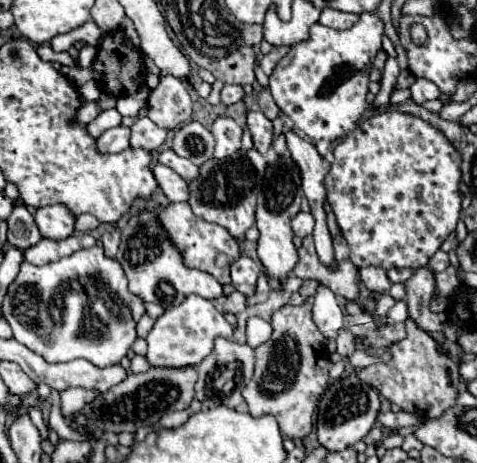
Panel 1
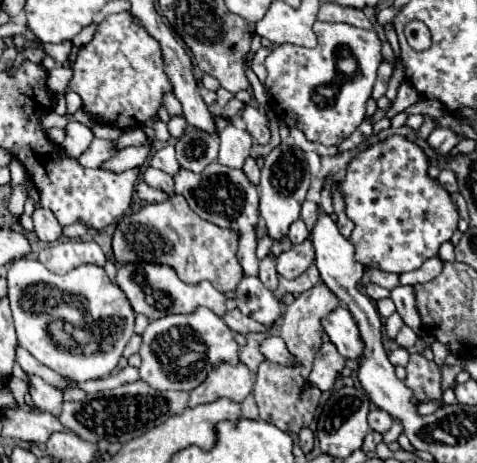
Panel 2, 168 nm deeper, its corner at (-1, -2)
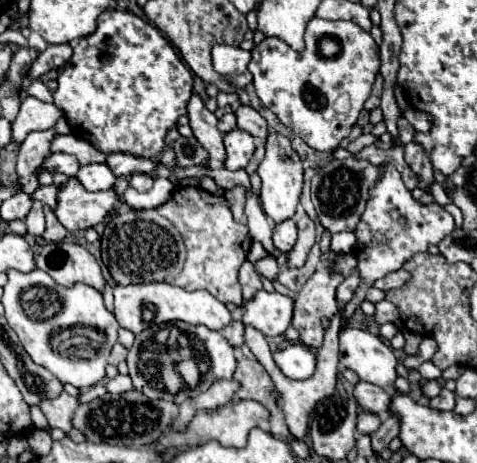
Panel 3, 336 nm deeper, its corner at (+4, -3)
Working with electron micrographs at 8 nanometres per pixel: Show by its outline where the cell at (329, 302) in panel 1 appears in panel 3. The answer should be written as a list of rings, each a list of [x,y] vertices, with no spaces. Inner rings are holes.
[[[339,329],[339,361],[343,367],[355,371],[361,381],[375,383],[383,389],[395,383],[397,359],[393,351],[365,329]]]

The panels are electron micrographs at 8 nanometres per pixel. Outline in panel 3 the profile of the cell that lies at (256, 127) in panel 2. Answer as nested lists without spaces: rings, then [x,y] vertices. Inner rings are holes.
[[[239,105],[235,115],[237,115],[237,129],[247,131],[257,139],[267,139],[267,121],[253,107]]]

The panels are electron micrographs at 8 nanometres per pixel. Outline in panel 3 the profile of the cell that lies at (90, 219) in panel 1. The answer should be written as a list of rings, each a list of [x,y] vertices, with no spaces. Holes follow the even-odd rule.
[[[44,206],[43,208],[46,220],[46,227],[45,227],[45,239],[47,241],[55,241],[55,243],[59,243],[59,241],[63,241],[65,237],[67,237],[67,229],[57,221],[57,218],[51,208],[48,206]]]

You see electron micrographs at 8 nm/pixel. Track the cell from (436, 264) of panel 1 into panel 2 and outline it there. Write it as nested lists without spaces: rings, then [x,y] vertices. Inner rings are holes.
[[[438,256],[428,258],[418,270],[404,272],[400,274],[400,286],[414,286],[414,284],[424,284],[434,280],[442,272],[442,260]]]

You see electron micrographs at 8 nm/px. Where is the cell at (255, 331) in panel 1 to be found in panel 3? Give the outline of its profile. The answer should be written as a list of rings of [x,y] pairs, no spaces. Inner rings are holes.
[[[301,343],[277,349],[273,353],[273,359],[277,367],[283,371],[283,375],[287,375],[289,379],[307,379],[309,375],[313,375],[315,351],[303,347]]]

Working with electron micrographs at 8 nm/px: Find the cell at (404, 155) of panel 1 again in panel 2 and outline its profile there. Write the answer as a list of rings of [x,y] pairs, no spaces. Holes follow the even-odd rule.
[[[392,136],[364,152],[358,152],[346,168],[340,190],[346,200],[346,216],[354,222],[350,242],[356,248],[356,260],[362,262],[366,268],[380,268],[392,274],[416,270],[424,264],[424,260],[436,256],[440,244],[448,242],[456,232],[458,210],[450,194],[438,184],[438,180],[428,178],[426,168],[426,154],[414,142],[408,142],[402,136]]]

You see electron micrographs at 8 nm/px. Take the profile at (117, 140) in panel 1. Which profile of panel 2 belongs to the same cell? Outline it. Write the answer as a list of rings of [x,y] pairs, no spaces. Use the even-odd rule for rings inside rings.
[[[94,138],[92,144],[86,148],[86,152],[80,154],[78,164],[80,164],[82,168],[98,168],[104,160],[112,158],[114,154],[116,154],[116,150],[114,150],[112,140],[100,140],[100,138]]]

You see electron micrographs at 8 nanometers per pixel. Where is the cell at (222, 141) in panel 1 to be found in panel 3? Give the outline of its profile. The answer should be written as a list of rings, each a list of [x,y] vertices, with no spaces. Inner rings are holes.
[[[233,129],[223,135],[223,141],[225,141],[225,149],[227,149],[225,169],[229,169],[229,171],[243,169],[255,151],[253,137],[247,131]]]

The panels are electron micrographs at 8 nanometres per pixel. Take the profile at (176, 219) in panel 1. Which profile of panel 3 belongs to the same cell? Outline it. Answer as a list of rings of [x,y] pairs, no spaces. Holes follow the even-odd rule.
[[[181,187],[157,209],[131,209],[125,215],[117,215],[107,223],[101,243],[103,263],[119,285],[165,281],[183,287],[185,291],[207,289],[221,303],[235,303],[237,307],[243,303],[237,271],[247,259],[253,241],[247,225],[241,225],[231,217],[229,205],[221,199],[211,203],[207,191]]]

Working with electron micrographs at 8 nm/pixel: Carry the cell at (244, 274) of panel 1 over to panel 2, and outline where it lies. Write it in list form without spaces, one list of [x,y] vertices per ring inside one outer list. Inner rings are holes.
[[[244,276],[236,288],[238,310],[264,326],[278,324],[282,320],[282,302],[272,296],[272,292],[252,276]]]

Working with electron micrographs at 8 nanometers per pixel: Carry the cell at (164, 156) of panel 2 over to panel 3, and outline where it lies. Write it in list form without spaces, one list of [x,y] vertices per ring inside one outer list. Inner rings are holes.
[[[113,153],[113,155],[109,155],[107,163],[117,177],[123,177],[123,175],[129,175],[129,173],[153,173],[159,165],[153,159],[133,157],[133,155],[127,155],[127,153]]]

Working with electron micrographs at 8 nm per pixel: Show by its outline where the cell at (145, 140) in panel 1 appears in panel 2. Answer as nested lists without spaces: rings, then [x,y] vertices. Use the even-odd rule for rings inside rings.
[[[150,142],[146,146],[140,146],[140,148],[126,148],[126,150],[120,150],[114,158],[110,158],[110,162],[102,162],[102,170],[110,170],[114,174],[120,174],[120,172],[126,172],[126,170],[132,170],[132,168],[140,168],[146,160],[150,152]]]

